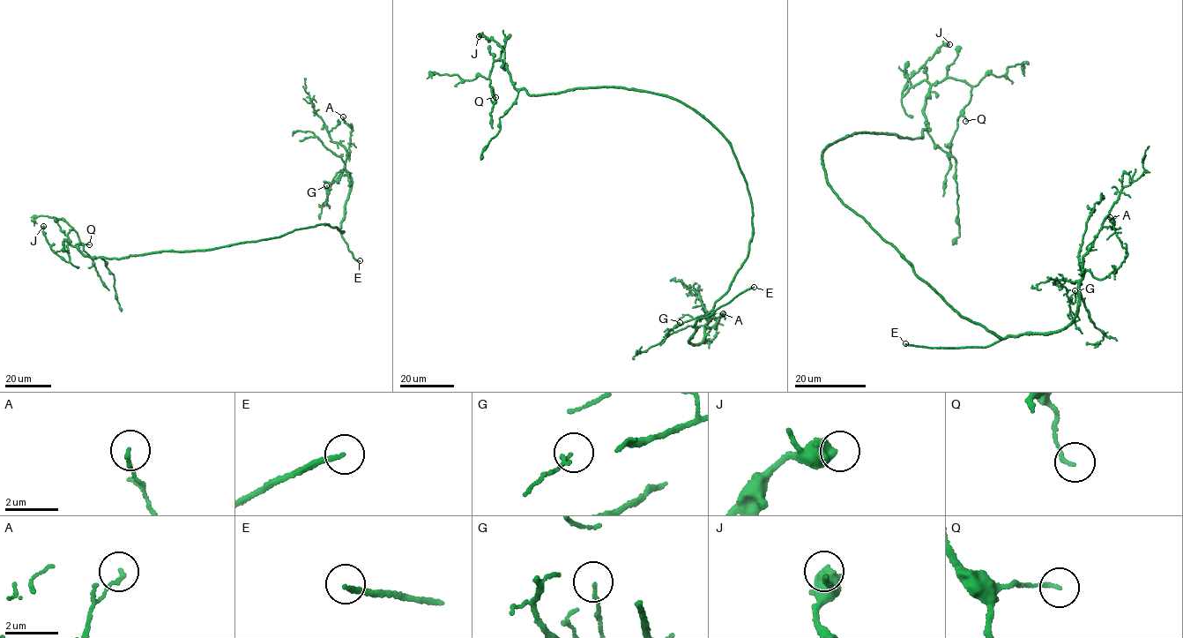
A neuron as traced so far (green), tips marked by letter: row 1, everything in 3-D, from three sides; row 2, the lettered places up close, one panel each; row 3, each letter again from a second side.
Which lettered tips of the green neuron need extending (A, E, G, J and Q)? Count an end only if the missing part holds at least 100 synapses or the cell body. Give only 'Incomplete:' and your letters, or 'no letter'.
Incomplete: E

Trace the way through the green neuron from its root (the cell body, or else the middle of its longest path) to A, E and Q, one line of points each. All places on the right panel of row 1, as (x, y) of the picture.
A: (838, 198), (1004, 339), (1058, 332), (1082, 273), (1119, 267), (1127, 249), (1110, 217)
E: (838, 198), (896, 247), (915, 273), (954, 310), (1001, 339), (987, 346), (956, 349), (905, 343)
Q: (838, 198), (822, 158), (830, 144), (866, 131), (922, 137), (930, 88), (949, 78), (971, 86), (965, 121)

